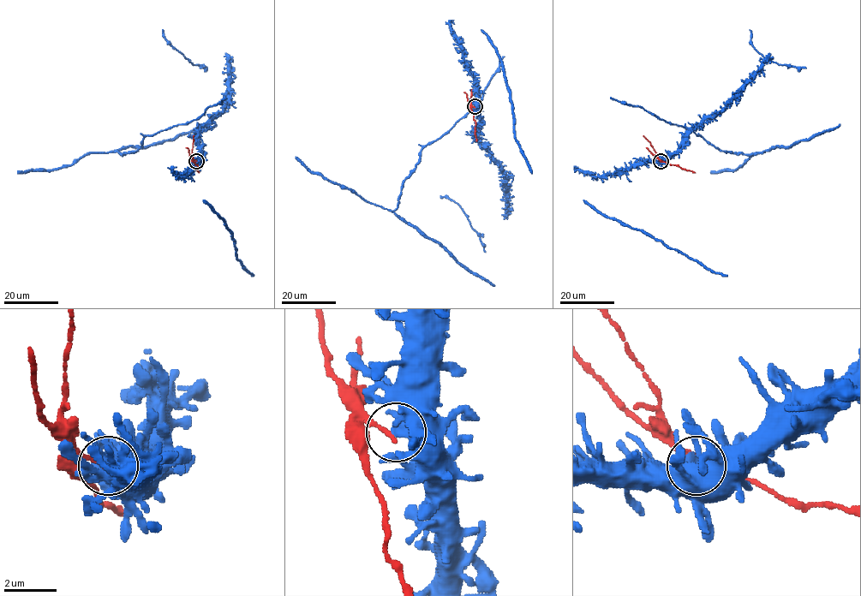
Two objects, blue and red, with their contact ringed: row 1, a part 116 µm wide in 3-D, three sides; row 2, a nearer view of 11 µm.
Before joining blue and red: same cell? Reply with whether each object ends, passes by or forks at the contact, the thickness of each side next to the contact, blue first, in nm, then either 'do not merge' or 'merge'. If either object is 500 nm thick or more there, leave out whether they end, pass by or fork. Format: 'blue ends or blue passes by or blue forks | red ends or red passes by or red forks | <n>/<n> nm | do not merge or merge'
blue passes by | red ends | 440/180 nm | do not merge

